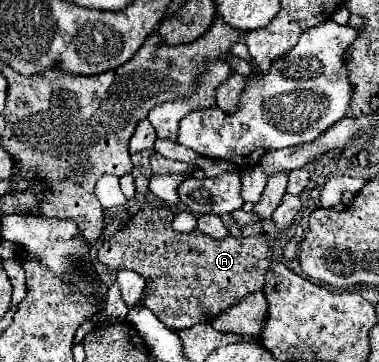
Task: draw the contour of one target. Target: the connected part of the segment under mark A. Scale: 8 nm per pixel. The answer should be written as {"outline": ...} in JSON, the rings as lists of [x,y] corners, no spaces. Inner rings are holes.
{"outline":[[[151,151],[131,155],[133,177],[137,187],[139,205],[133,217],[107,239],[97,251],[97,261],[107,269],[133,269],[147,281],[145,305],[155,317],[173,331],[193,327],[197,323],[211,323],[221,311],[233,307],[247,293],[261,291],[265,285],[265,271],[273,263],[273,237],[257,233],[255,237],[237,239],[227,235],[213,239],[199,229],[191,233],[179,233],[171,227],[173,211],[167,205],[157,205],[149,191]]]}

